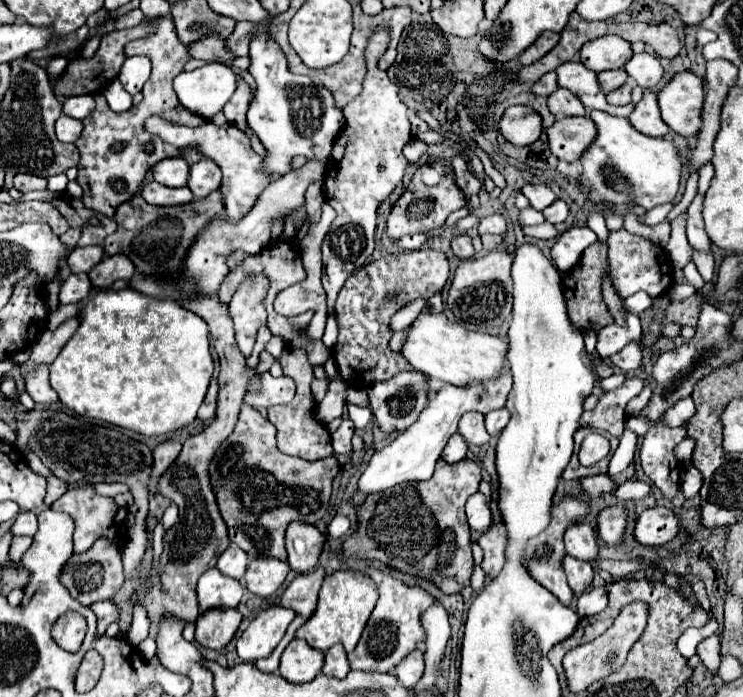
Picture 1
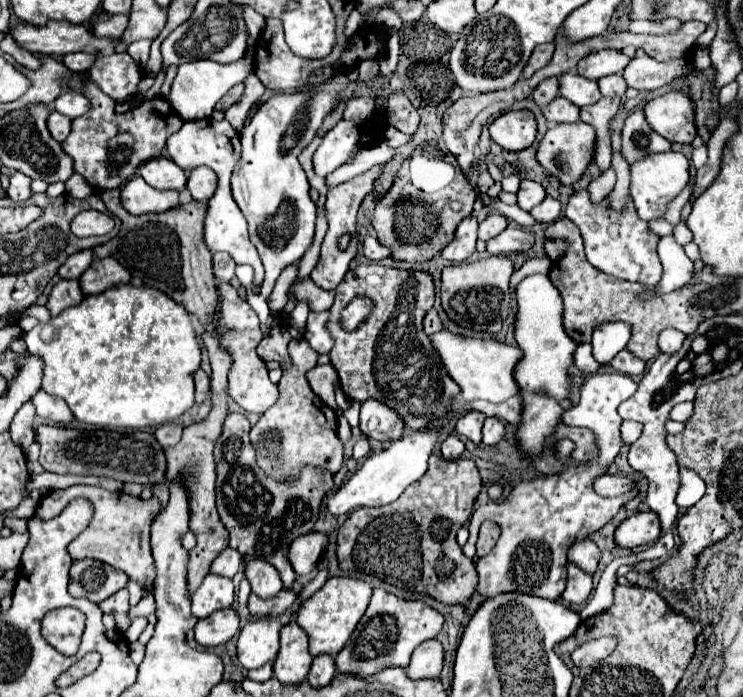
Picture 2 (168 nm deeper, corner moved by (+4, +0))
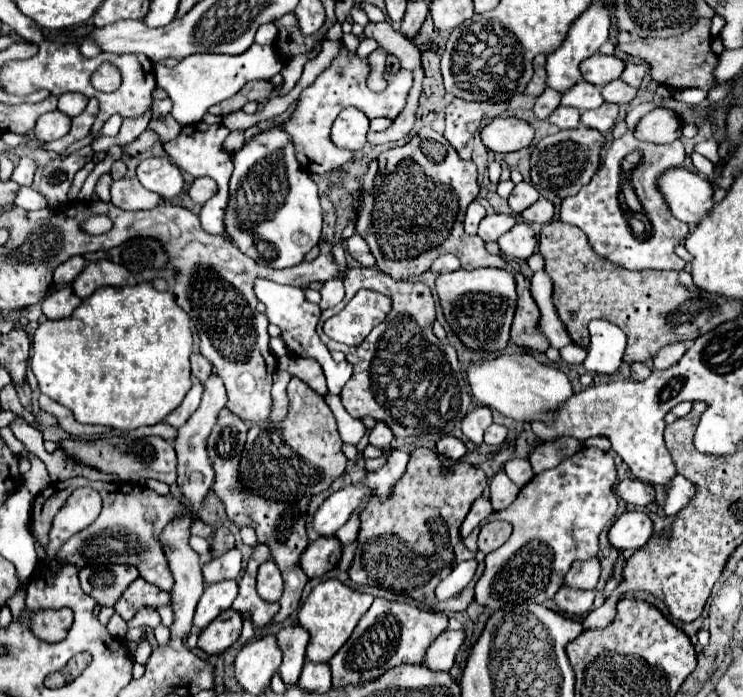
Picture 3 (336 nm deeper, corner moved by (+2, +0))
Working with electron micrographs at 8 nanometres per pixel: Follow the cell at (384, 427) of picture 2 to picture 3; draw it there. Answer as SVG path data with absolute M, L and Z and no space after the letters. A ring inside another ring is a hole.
M377 423L377 427L369 433L369 445L375 445L375 447L387 447L389 443L393 441L393 435L391 435L391 429L385 425L385 423Z

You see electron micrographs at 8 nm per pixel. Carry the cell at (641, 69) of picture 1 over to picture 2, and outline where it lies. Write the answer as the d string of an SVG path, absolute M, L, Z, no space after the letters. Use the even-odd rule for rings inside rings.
M645 55L631 59L631 63L623 69L623 79L629 87L637 91L653 91L667 85L671 79L679 75L687 75L689 71L691 65L683 57L661 63Z

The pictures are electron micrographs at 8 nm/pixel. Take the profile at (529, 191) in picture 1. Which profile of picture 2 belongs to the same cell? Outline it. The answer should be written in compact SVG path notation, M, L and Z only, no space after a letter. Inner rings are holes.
M523 179L521 181L521 189L517 193L517 205L525 211L531 211L533 207L537 207L543 199L547 197L545 189L537 183L537 181L531 181L531 179Z

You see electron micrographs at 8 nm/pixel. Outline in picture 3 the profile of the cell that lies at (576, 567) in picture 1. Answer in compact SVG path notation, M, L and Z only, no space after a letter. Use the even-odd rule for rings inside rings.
M561 587L555 595L555 603L561 611L569 615L583 615L591 611L593 597L593 591L575 591L569 587Z

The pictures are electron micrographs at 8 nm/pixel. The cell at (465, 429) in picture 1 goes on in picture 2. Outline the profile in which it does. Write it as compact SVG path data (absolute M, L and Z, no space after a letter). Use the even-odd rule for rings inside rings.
M469 411L465 415L461 415L457 419L457 433L471 439L473 443L481 443L481 427L483 427L483 421L485 421L485 415L483 413L477 413L477 411Z

